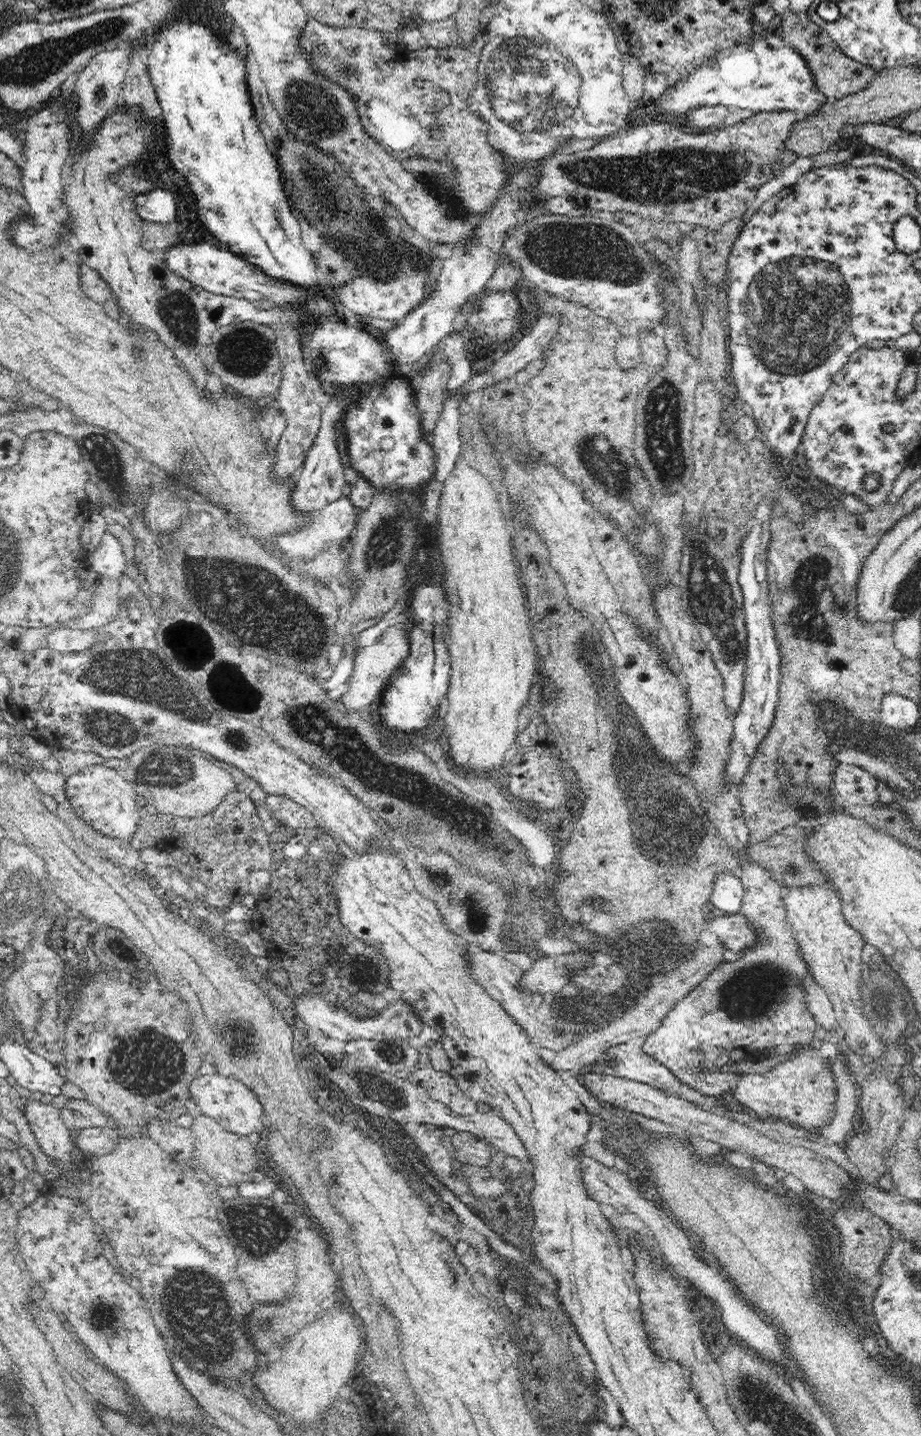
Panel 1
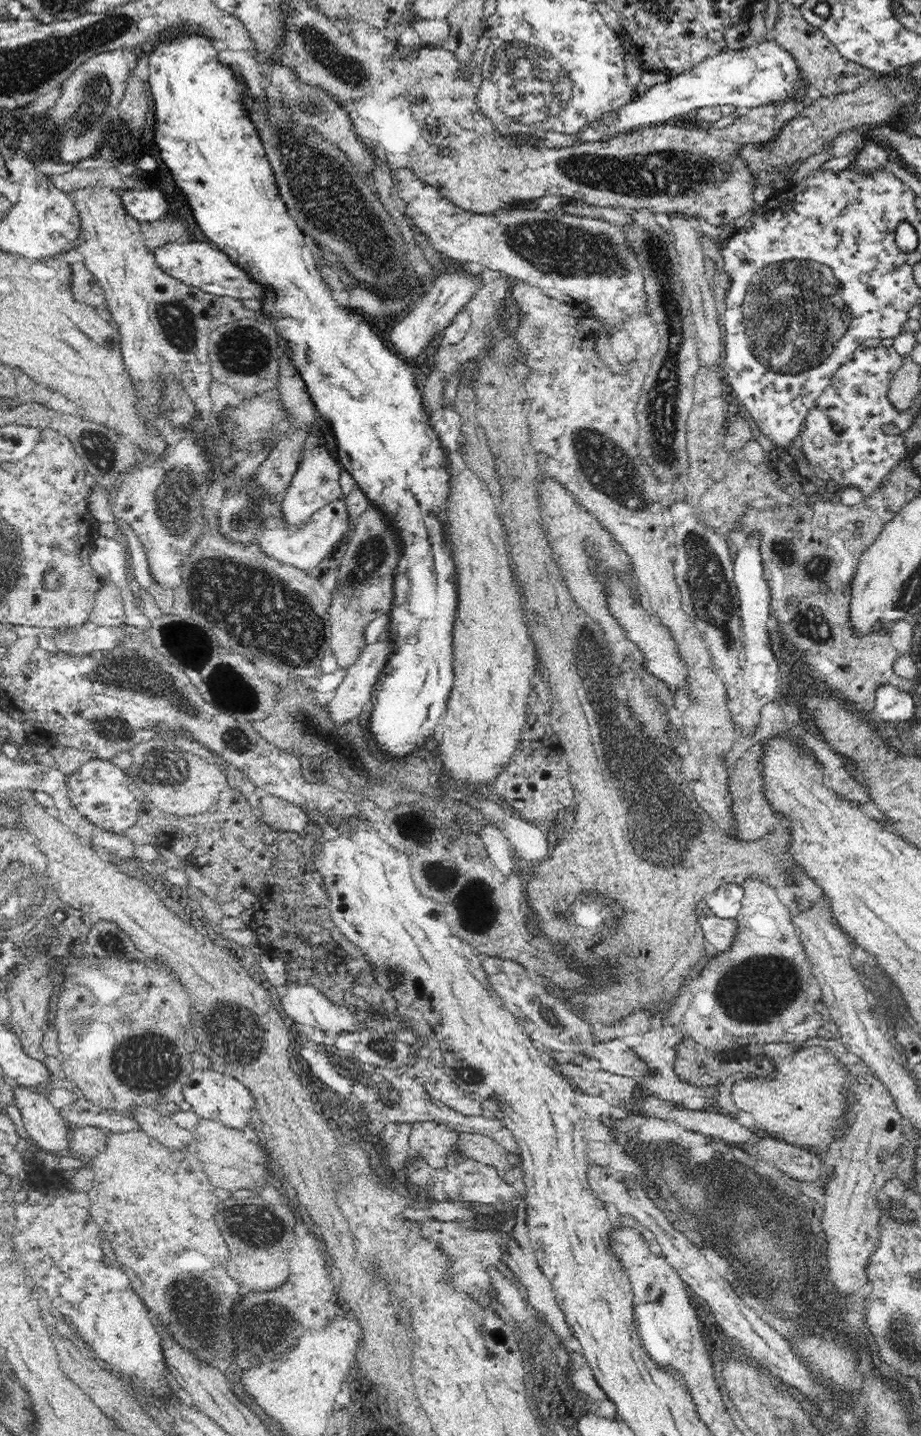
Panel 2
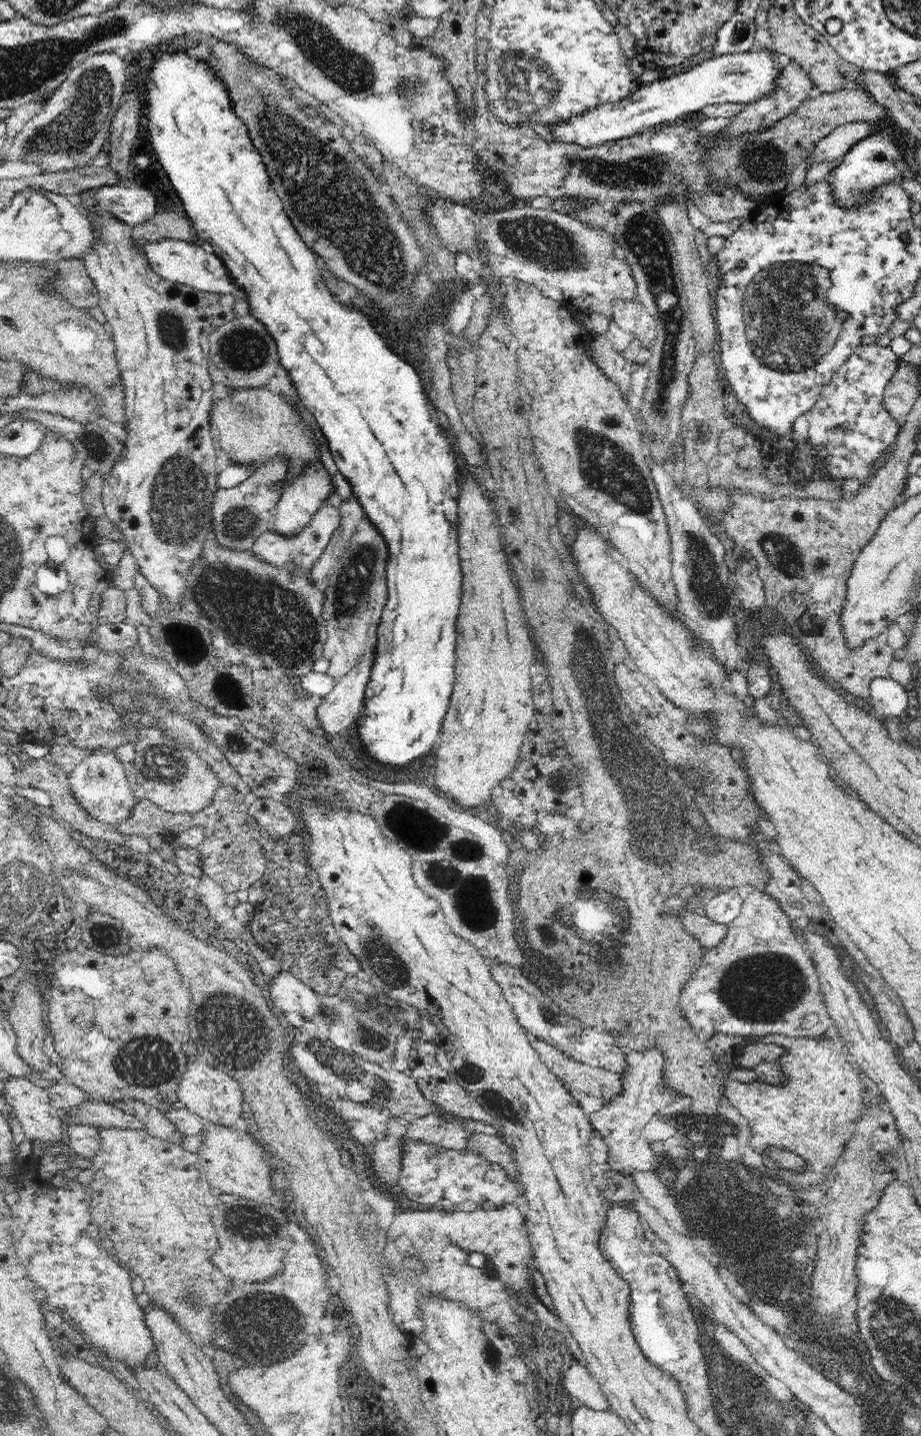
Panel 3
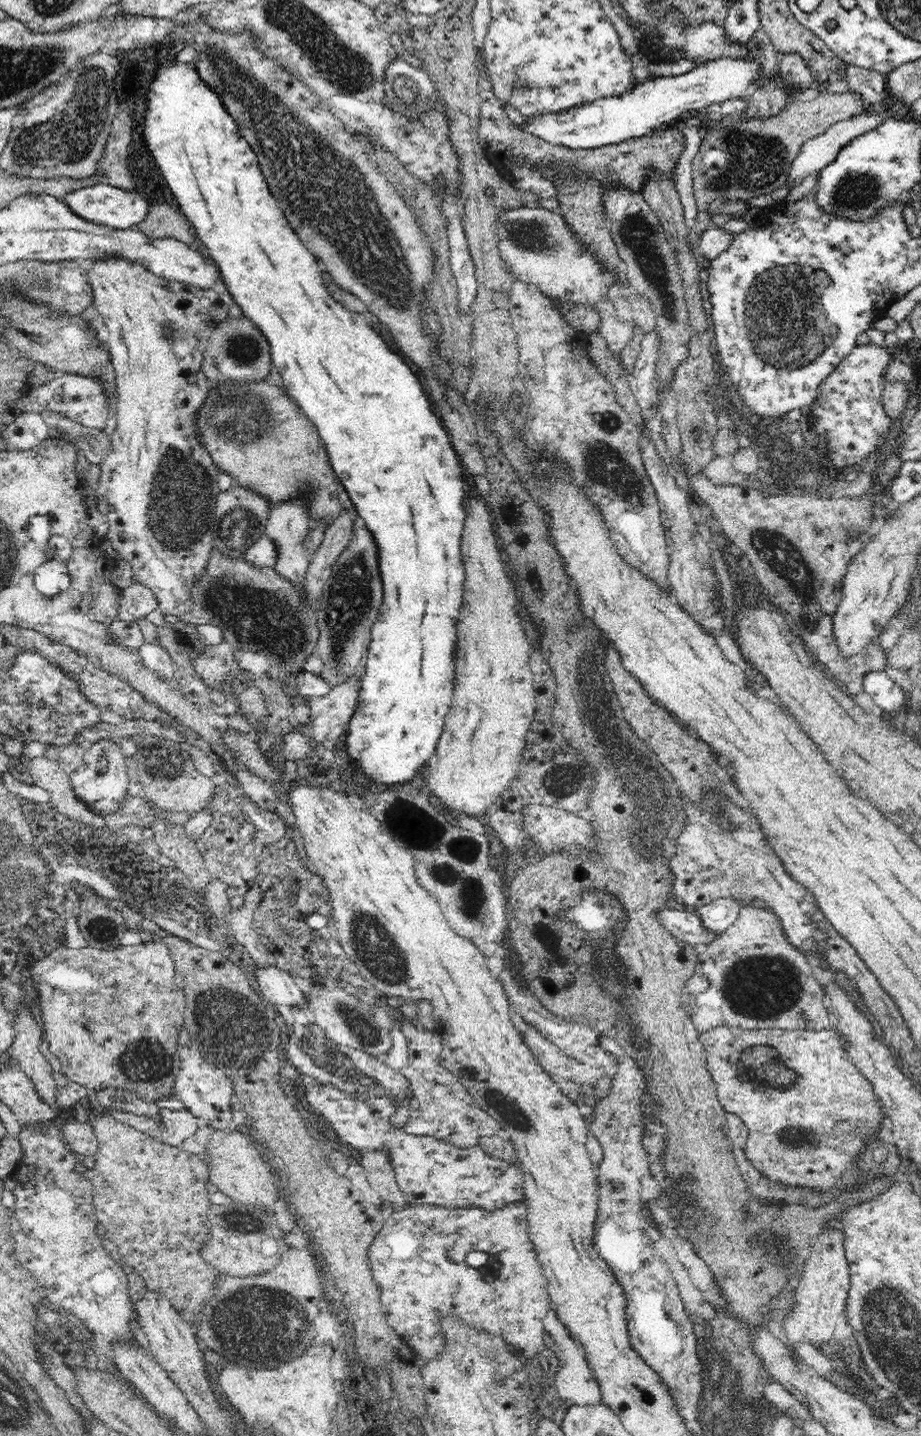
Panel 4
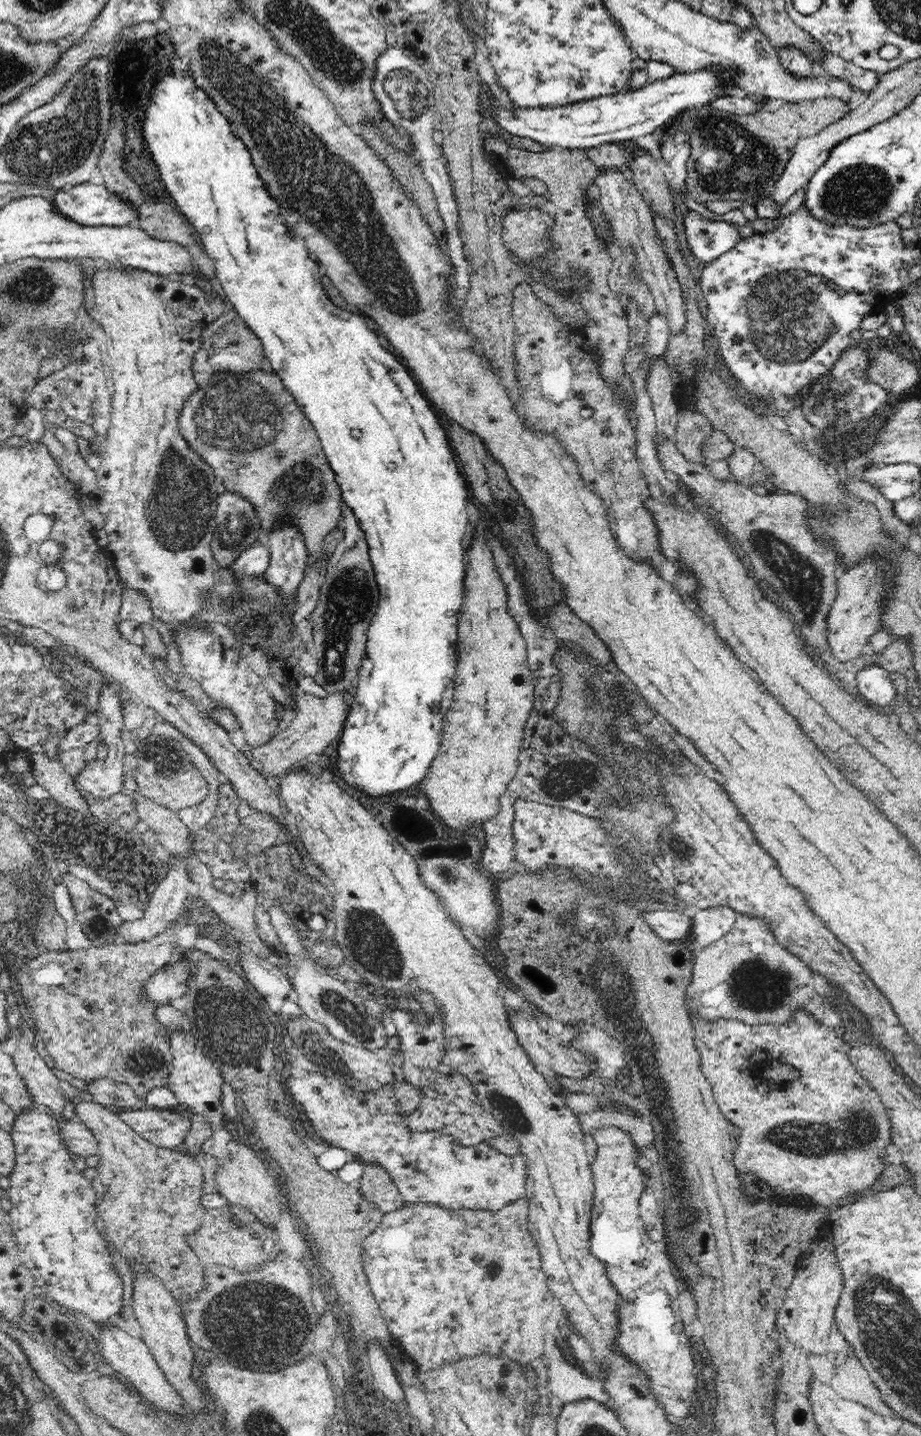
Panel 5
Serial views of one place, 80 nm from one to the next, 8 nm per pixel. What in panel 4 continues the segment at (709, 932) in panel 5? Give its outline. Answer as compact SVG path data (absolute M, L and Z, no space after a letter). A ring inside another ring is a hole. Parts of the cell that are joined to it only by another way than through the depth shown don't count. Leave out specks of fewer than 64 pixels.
M720 896L699 908L699 915L710 930L724 932L737 918L742 902L735 896Z

